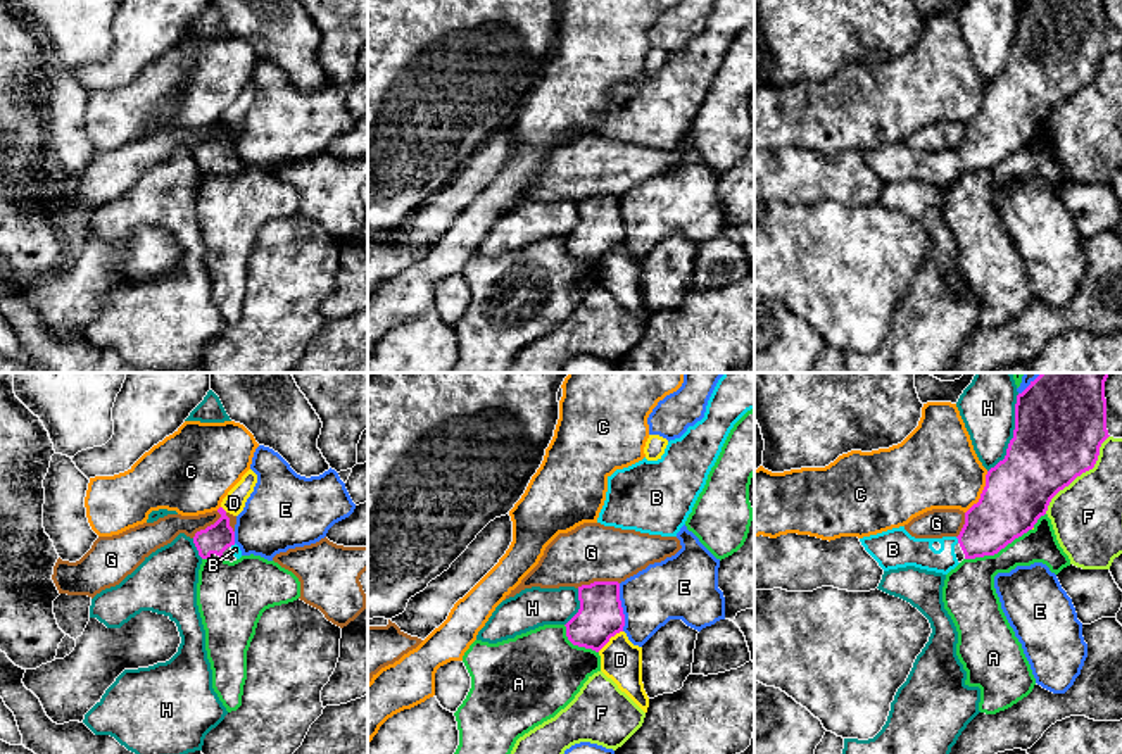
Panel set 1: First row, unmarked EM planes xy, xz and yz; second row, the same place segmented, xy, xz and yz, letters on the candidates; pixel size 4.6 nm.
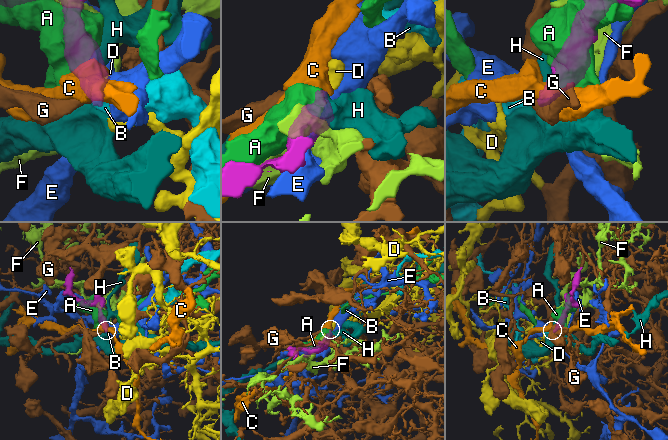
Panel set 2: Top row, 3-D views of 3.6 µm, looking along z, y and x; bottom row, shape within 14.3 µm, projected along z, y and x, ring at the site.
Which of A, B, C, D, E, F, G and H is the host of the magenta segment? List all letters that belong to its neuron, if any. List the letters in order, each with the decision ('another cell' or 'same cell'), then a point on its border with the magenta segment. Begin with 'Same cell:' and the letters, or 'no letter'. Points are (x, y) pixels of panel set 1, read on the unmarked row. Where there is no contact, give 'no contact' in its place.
Same cell: B
A: another cell | yz (1005, 159)
B: same cell | yz (958, 154)
C: another cell | yz (983, 106)
D: another cell | xz (610, 251)
E: another cell | xz (622, 221)
F: another cell | yz (1081, 87)
G: another cell | xz (598, 195)
H: another cell | yz (1014, 47)

